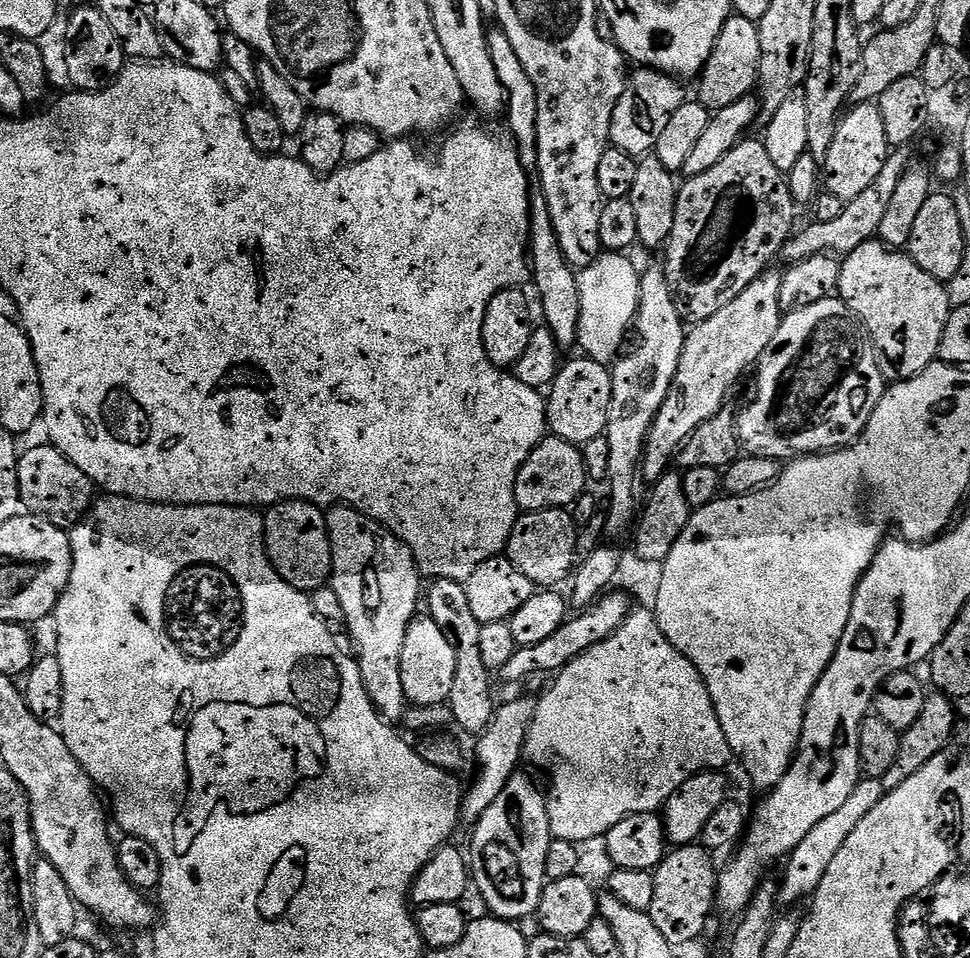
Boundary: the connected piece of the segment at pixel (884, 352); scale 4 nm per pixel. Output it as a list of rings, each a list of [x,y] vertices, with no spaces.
[[[878,238],[867,240],[840,260],[838,296],[872,339],[885,381],[909,380],[937,363],[938,346],[952,303],[947,287],[926,274],[907,251],[887,248]]]

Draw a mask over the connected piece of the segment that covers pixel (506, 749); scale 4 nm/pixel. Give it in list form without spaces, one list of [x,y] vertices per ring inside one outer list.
[[[534,695],[532,696],[520,696],[517,700],[508,700],[499,705],[496,709],[496,713],[492,715],[492,721],[490,726],[486,726],[486,730],[479,733],[478,739],[480,740],[476,744],[476,756],[474,752],[474,760],[480,763],[480,773],[476,776],[476,781],[472,785],[467,785],[464,802],[460,806],[460,818],[465,825],[474,826],[482,818],[482,814],[486,814],[486,810],[490,810],[490,806],[494,803],[494,798],[498,798],[498,794],[502,794],[502,790],[506,790],[506,782],[510,782],[512,776],[517,775],[518,769],[516,768],[520,764],[520,759],[525,759],[526,753],[524,751],[524,743],[528,741],[528,731],[530,726],[534,722],[536,717],[536,706],[538,700]]]

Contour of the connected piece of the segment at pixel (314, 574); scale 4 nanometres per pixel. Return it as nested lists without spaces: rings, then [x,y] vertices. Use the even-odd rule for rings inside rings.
[[[284,500],[281,504],[273,504],[263,513],[264,517],[264,550],[268,553],[269,562],[276,567],[276,572],[290,586],[297,588],[299,592],[307,592],[309,594],[316,591],[318,588],[323,588],[329,583],[332,575],[332,543],[328,537],[328,521],[325,513],[321,511],[317,505],[307,504],[305,500]]]

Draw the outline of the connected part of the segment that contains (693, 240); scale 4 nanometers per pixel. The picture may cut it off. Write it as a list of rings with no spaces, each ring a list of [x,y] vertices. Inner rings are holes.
[[[760,138],[741,140],[730,154],[726,154],[726,158],[722,158],[722,162],[706,170],[706,174],[689,176],[679,185],[674,230],[670,230],[670,238],[662,252],[662,267],[672,291],[674,306],[678,306],[678,314],[685,325],[706,322],[706,318],[718,314],[722,306],[734,302],[734,298],[738,298],[750,282],[769,271],[771,264],[768,263],[783,253],[784,243],[797,227],[796,212],[798,205],[790,194],[787,175],[774,166]]]

